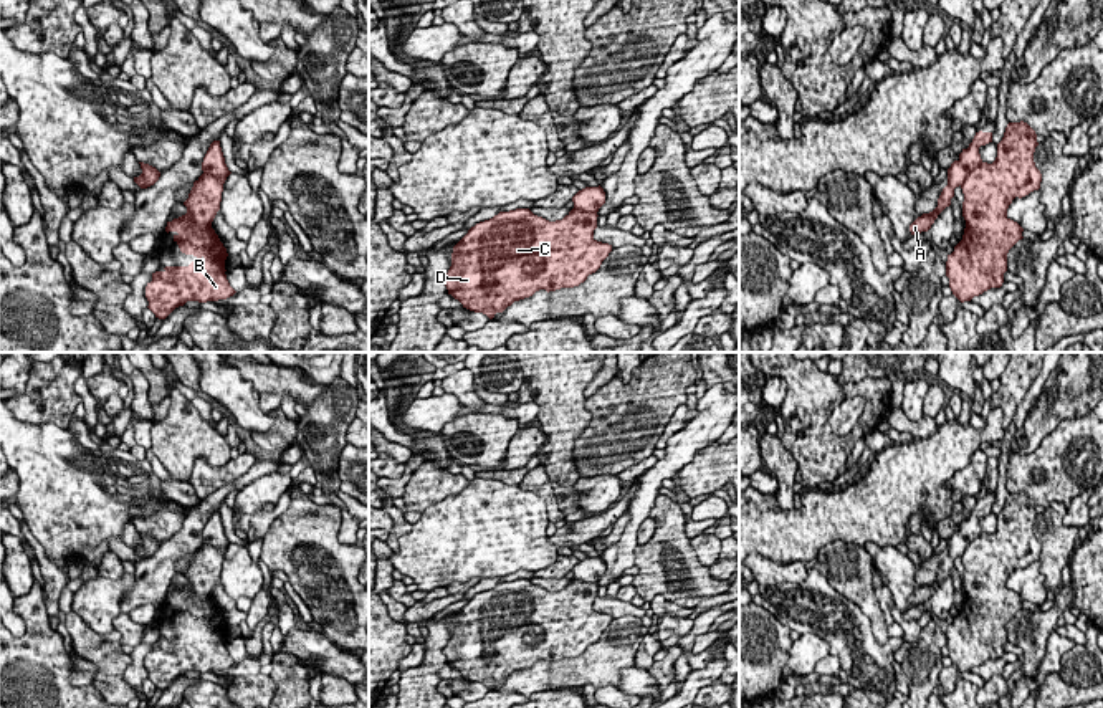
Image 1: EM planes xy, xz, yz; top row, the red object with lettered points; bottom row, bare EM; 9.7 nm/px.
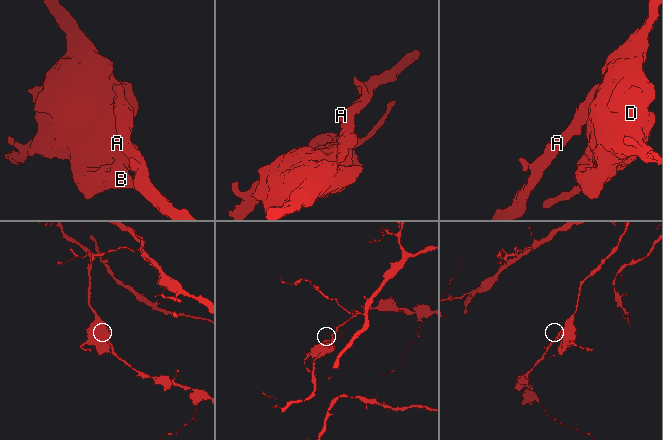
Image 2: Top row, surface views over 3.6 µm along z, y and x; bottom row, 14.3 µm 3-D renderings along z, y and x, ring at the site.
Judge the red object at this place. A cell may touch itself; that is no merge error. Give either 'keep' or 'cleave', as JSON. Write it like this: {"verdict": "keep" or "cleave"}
{"verdict": "keep"}

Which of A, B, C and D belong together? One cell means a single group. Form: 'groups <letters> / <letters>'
groups A B C D

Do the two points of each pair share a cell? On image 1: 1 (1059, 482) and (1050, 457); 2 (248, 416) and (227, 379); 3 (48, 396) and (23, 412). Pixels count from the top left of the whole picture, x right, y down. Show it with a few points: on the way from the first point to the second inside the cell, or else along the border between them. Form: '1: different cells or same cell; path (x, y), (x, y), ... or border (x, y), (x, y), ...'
1: same cell; path (1055, 475), (1052, 464)
2: same cell; path (245, 407), (229, 387)
3: same cell; path (42, 397), (30, 407)

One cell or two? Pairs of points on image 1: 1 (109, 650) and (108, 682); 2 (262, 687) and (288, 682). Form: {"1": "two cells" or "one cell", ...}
{"1": "one cell", "2": "two cells"}

